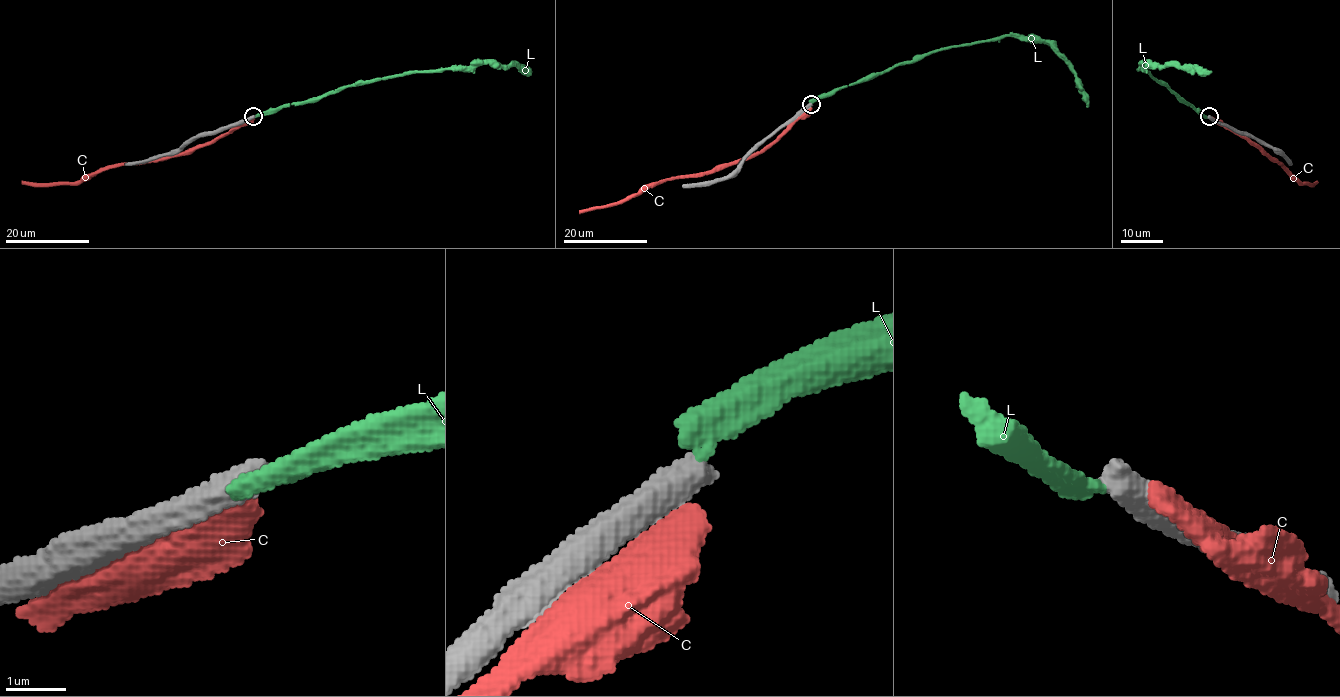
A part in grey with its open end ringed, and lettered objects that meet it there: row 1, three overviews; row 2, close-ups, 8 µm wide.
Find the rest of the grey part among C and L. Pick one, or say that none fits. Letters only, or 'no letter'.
no letter

